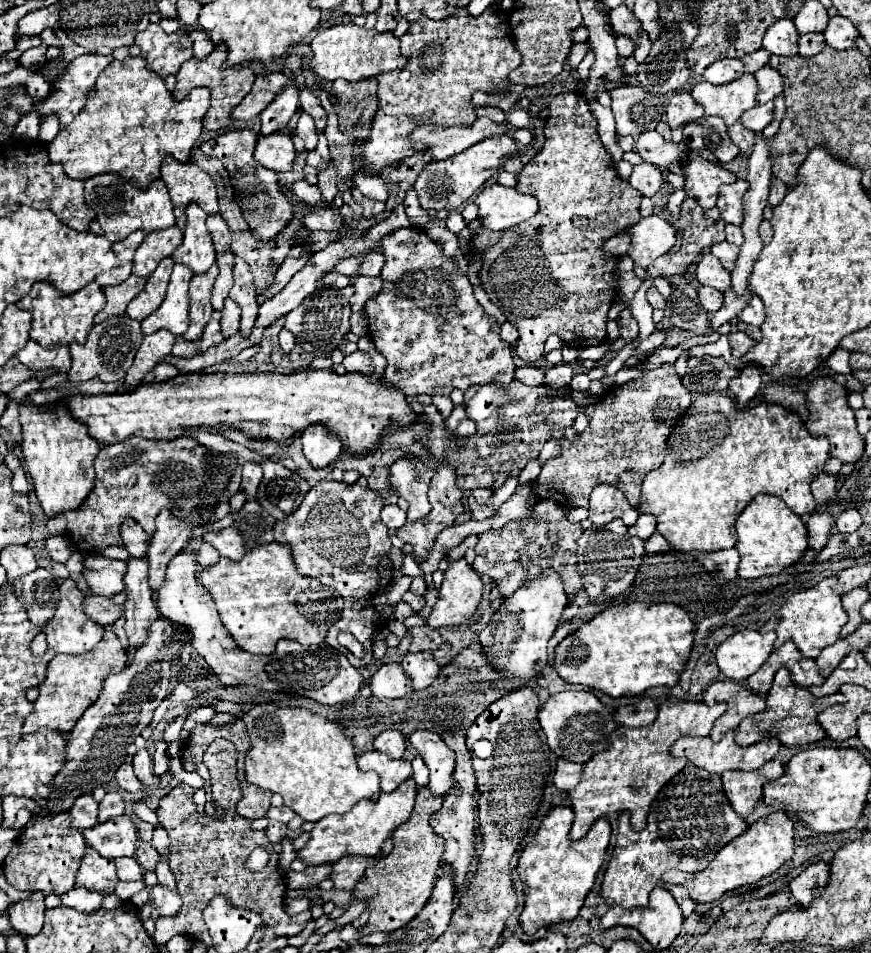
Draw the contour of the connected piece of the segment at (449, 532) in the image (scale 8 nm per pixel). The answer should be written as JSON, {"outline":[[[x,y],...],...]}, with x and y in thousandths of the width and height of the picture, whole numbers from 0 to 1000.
{"outline":[[[759,383],[750,389],[738,391],[734,397],[727,398],[710,406],[699,408],[688,425],[672,427],[672,431],[679,435],[679,442],[674,450],[662,459],[662,465],[656,465],[653,461],[644,461],[644,480],[630,482],[617,505],[594,513],[571,536],[568,542],[557,545],[557,547],[545,547],[538,545],[536,549],[529,551],[518,551],[504,559],[499,566],[497,574],[493,576],[495,580],[483,589],[476,587],[479,593],[488,599],[488,610],[495,614],[495,601],[502,599],[504,589],[511,584],[511,576],[520,576],[522,572],[529,572],[529,568],[541,561],[541,559],[557,559],[561,555],[573,555],[582,547],[589,545],[600,545],[610,542],[612,534],[607,534],[605,522],[612,517],[619,526],[621,524],[633,524],[646,532],[674,532],[676,530],[676,519],[683,513],[683,509],[699,507],[706,509],[718,517],[722,528],[727,532],[734,530],[736,522],[736,507],[741,498],[754,490],[759,490],[763,482],[763,469],[766,469],[766,459],[770,450],[775,448],[775,442],[784,438],[789,427],[793,425],[793,412],[784,406],[782,398],[775,391],[773,383]]]}

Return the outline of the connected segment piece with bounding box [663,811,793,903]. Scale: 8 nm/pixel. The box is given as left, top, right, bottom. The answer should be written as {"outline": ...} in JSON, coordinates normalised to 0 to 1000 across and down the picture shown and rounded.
{"outline":[[[894,851],[883,857],[871,859],[853,876],[848,876],[846,880],[835,885],[809,914],[803,914],[798,918],[780,916],[780,924],[777,922],[768,924],[766,920],[770,916],[766,916],[761,920],[761,924],[780,927],[780,929],[789,931],[791,941],[798,948],[816,948],[816,945],[828,943],[835,935],[844,935],[855,929],[867,929],[876,920],[887,918],[894,910],[899,910],[904,903],[908,903],[908,899],[910,899],[910,861],[899,851]]]}

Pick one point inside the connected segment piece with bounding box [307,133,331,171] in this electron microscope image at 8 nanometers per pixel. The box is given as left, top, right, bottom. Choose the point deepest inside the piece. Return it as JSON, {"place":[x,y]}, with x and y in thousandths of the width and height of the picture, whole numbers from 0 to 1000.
{"place":[367,166]}

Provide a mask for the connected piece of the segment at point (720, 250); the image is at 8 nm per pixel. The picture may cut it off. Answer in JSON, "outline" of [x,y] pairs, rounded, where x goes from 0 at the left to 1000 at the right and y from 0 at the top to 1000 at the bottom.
{"outline":[[[835,253],[830,255],[823,255],[816,259],[816,265],[832,278],[835,284],[842,284],[844,280],[844,274],[846,274],[846,268],[848,268],[848,259],[846,257],[839,257]]]}

